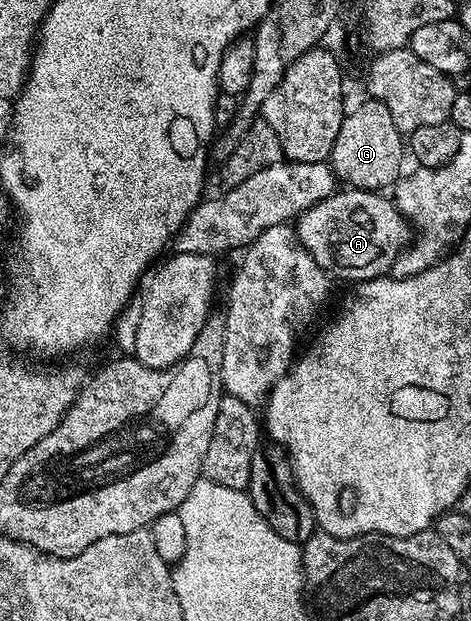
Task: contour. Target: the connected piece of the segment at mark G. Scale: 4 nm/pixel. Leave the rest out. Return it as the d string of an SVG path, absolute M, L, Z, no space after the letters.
M364 98L353 112L351 109L345 115L342 130L338 130L338 138L334 138L330 165L341 185L360 188L364 192L383 193L391 189L400 179L402 175L400 167L404 164L404 156L406 160L406 140L398 126L394 126L390 110L386 110L382 102Z

